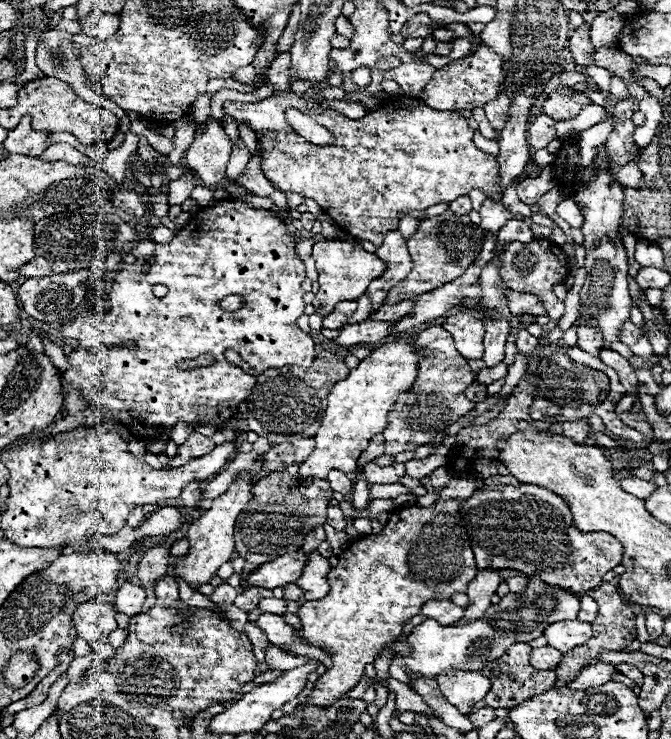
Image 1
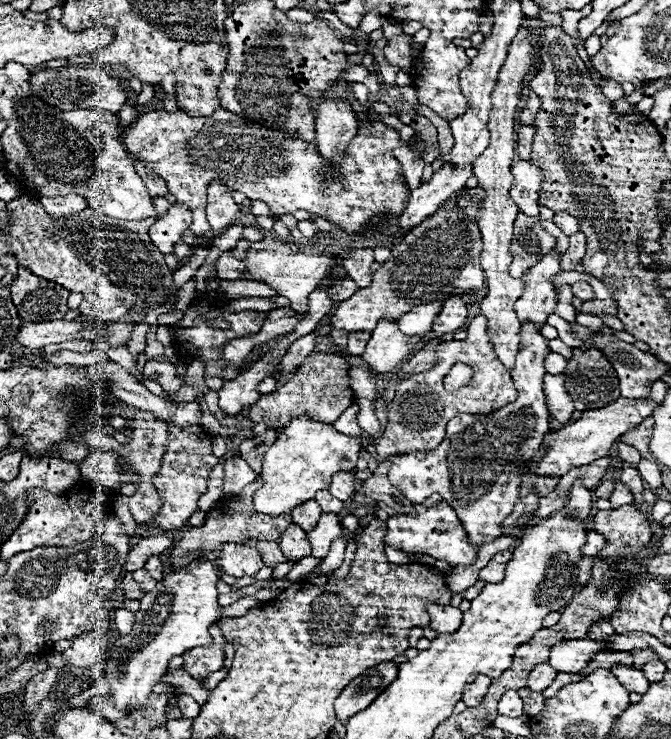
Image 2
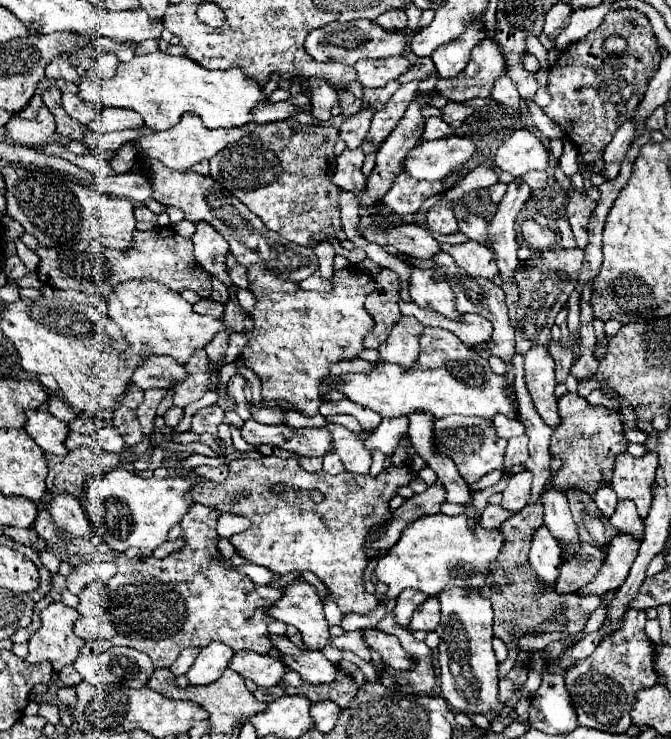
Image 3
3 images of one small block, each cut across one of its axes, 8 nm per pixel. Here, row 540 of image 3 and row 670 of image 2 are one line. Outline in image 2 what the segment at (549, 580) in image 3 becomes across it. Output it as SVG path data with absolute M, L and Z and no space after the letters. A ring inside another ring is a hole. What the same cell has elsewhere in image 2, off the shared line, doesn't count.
M548 662L536 664L534 670L528 676L528 688L534 690L534 692L542 692L542 690L546 690L554 682L556 674L558 672L554 672L554 668Z

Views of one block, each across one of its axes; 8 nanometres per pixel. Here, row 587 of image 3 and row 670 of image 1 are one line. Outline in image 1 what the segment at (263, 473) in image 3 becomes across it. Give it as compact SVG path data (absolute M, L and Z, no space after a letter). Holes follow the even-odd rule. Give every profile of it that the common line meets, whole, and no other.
M436 500L430 508L398 508L390 514L382 534L364 536L338 556L338 564L328 572L328 596L316 602L304 602L296 614L302 624L300 630L296 630L296 636L312 646L326 650L332 656L332 666L316 680L310 696L298 704L296 712L304 710L308 704L326 708L342 694L352 690L360 682L366 664L376 660L386 642L402 634L402 626L420 612L424 602L450 600L452 594L466 592L468 584L478 574L478 568L474 562L472 546L468 544L466 532L458 520L460 504L462 500Z

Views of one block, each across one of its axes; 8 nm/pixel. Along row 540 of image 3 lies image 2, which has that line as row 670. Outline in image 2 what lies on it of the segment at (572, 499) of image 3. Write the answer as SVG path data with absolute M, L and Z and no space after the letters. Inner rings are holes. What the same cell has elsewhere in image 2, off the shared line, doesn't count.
M598 652L588 666L584 668L584 672L592 672L594 668L610 668L610 664L632 664L628 652Z

